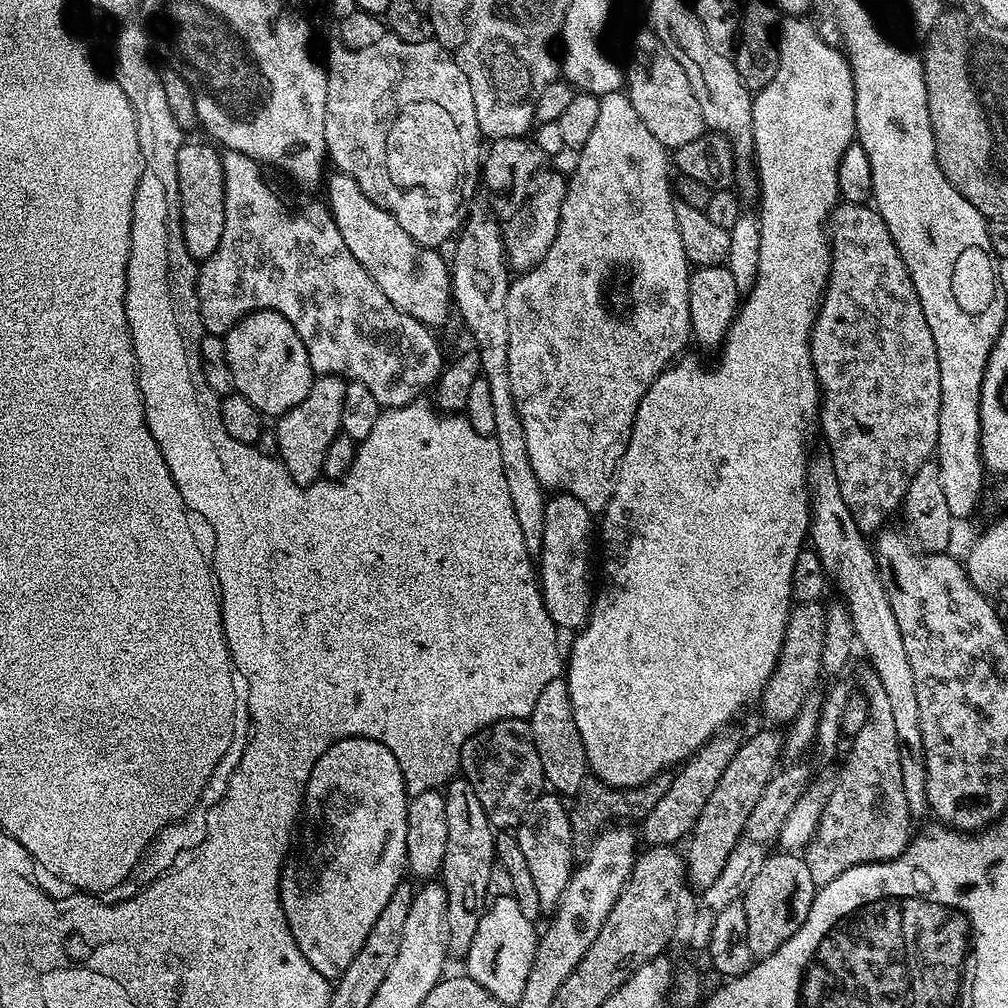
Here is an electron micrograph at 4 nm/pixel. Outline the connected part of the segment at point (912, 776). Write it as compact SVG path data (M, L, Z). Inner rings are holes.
M827 450L813 451L809 455L806 482L810 509L810 544L835 587L837 584L844 591L842 600L847 604L848 613L854 622L856 643L861 649L864 647L869 658L867 661L886 689L886 698L890 701L894 717L894 731L898 733L902 790L906 796L909 815L916 818L929 811L926 758L922 746L922 722L918 722L918 694L914 694L914 674L910 671L910 658L906 658L902 630L898 630L894 610L890 610L890 598L884 589L880 568L876 565L873 545L858 522L854 522L850 506L846 506L842 498L838 474L834 474L832 455Z

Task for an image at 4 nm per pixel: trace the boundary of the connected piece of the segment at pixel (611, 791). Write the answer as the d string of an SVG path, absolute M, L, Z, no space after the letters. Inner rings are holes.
M661 774L653 780L648 780L638 788L612 788L609 784L601 784L599 780L592 778L585 783L579 792L575 793L576 805L571 805L570 830L572 831L572 858L577 865L582 865L588 857L588 849L592 847L593 840L600 835L602 826L609 822L640 822L648 812L654 810L662 796L670 786L672 776Z

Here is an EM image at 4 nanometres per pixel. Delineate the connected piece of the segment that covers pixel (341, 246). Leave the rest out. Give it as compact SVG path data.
M238 150L221 151L220 158L222 174L224 175L225 229L222 230L222 238L218 248L199 265L196 273L196 297L198 298L200 320L204 324L205 333L209 336L223 336L244 316L249 316L258 308L269 308L286 317L294 326L294 330L298 330L298 338L302 338L302 342L306 346L313 373L322 376L342 376L348 382L354 380L362 382L385 409L400 408L404 404L411 404L421 395L420 391L423 388L431 389L446 367L446 359L444 360L443 354L440 353L440 344L436 341L435 334L432 333L435 331L418 318L414 318L398 306L394 306L394 302L390 302L390 298L386 298L386 294L382 294L382 290L374 282L374 278L358 262L358 258L354 258L354 254L350 254L350 246L346 246L331 211L321 203L322 205L314 205L309 212L291 212L280 201L279 194L272 192L271 186L264 181L264 176L260 173L262 171L261 165L257 161L250 159L249 156Z

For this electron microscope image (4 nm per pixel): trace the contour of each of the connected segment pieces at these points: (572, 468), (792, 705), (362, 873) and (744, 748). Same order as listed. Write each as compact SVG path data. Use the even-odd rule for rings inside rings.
M618 91L618 92L612 92L612 93L610 93L610 95L608 95L608 96L601 96L601 97L600 97L600 109L599 109L599 110L598 110L598 126L594 126L594 134L590 134L590 139L588 139L588 140L587 140L587 142L586 142L586 146L585 146L585 147L584 147L584 148L582 148L582 149L579 149L579 152L578 152L578 155L577 155L577 156L580 156L580 157L578 157L578 158L577 158L577 160L576 160L576 177L574 177L574 178L573 178L573 180L571 180L571 179L569 179L569 180L568 180L568 181L567 181L567 184L566 184L566 191L565 191L565 194L564 194L564 201L563 201L563 202L562 202L562 210L561 210L561 211L560 211L560 225L559 225L559 226L558 226L558 234L557 234L557 235L556 235L556 237L555 237L555 238L554 238L554 242L553 242L553 243L552 243L552 245L551 245L551 246L550 246L550 250L546 250L546 258L542 258L542 262L538 262L538 263L537 263L537 264L536 264L536 265L534 265L534 266L533 266L533 267L532 267L532 268L529 268L529 269L528 269L528 271L527 271L527 272L521 272L521 273L519 273L519 275L517 275L517 276L516 276L516 277L515 277L515 279L513 279L513 280L512 280L512 281L511 281L511 283L509 283L509 286L508 286L508 297L507 297L507 298L506 298L506 322L508 322L508 323L509 323L509 326L510 326L510 354L509 354L509 355L508 355L508 373L509 373L509 374L510 374L510 390L511 390L511 391L512 391L512 393L513 393L513 394L514 394L514 402L515 402L515 403L516 403L516 409L517 409L517 410L518 410L518 418L522 418L522 430L526 430L526 451L528 451L528 453L529 453L529 454L530 454L530 466L532 466L532 467L533 467L533 468L534 468L534 474L535 474L535 475L536 475L536 477L537 477L537 478L538 478L538 482L539 482L539 483L540 483L540 487L541 487L541 488L543 488L543 489L545 489L545 490L551 490L551 488L556 488L556 489L552 489L552 490L555 490L555 491L556 491L556 492L557 492L557 493L560 493L560 494L567 494L567 495L569 495L569 496L573 496L573 497L574 497L574 498L578 498L578 502L582 502L582 506L586 506L586 510L587 510L587 511L588 511L588 512L591 512L591 513L593 513L593 514L600 514L600 513L603 513L603 511L604 511L604 509L605 509L605 508L607 508L607 506L608 506L608 503L609 503L609 502L610 502L610 498L611 498L611 497L612 497L612 485L613 485L613 484L615 484L615 483L616 483L616 470L617 470L617 468L619 468L619 466L620 466L620 459L622 459L622 457L624 457L624 451L625 451L625 450L626 450L626 446L627 446L627 445L628 445L628 443L629 443L629 442L630 442L630 434L631 434L631 433L632 433L632 427L633 427L633 426L634 426L634 418L635 418L635 417L636 417L636 411L637 411L637 410L638 410L638 406L639 406L639 405L640 405L640 403L641 403L641 402L642 402L642 398L643 398L643 397L644 397L644 395L645 395L645 394L646 394L646 390L650 390L650 386L651 386L651 385L652 385L652 383L653 383L653 382L654 382L654 378L658 378L658 377L659 377L659 376L660 376L660 375L661 375L661 374L663 374L663 372L664 372L664 370L665 370L665 368L667 368L667 367L668 367L668 365L669 365L669 364L671 364L671 363L673 363L673 361L675 361L675 360L676 360L676 359L677 359L677 357L679 357L679 356L680 356L680 355L681 355L681 353L683 353L683 352L684 352L684 351L685 351L685 349L684 349L684 350L683 350L683 348L684 348L684 347L686 347L686 346L687 346L687 344L690 344L690 337L691 337L691 334L692 334L692 327L691 327L691 326L690 326L690 306L689 306L689 305L688 305L688 277L689 277L689 275L690 275L690 265L689 265L689 263L688 263L688 255L687 255L687 254L686 254L686 250L685 250L685 249L684 249L684 247L683 247L683 246L682 246L682 234L678 234L678 226L677 226L677 225L676 225L676 204L675 204L675 203L674 203L674 188L673 188L673 185L672 185L672 184L671 184L671 183L670 183L670 176L669 176L669 180L668 180L668 168L669 168L669 172L670 172L670 156L669 156L669 153L668 153L668 152L667 152L667 151L666 151L666 150L665 150L665 149L664 149L664 148L663 148L663 147L662 147L662 146L661 146L661 145L660 145L660 143L659 143L659 142L658 142L658 138L654 138L654 134L650 134L650 130L646 130L646 122L642 122L642 118L638 118L638 110L634 110L634 106L633 106L633 105L632 105L632 104L631 104L631 102L629 102L629 101L628 101L628 97L627 97L627 95L625 95L625 93L624 93L624 92L623 92L623 91ZM615 272L625 272L625 274L626 274L626 275L628 275L628 304L629 304L629 306L630 306L630 307L632 307L632 320L631 320L631 318L630 318L630 317L628 317L628 316L627 316L627 314L626 314L626 313L624 313L624 312L611 312L611 310L610 310L610 309L608 309L608 308L607 308L607 306L606 306L606 305L604 305L604 287L606 287L606 286L607 286L607 284L608 284L608 283L610 283L610 282L611 282L611 280L612 280L612 275L614 275L614 274L615 274Z
M806 602L796 604L788 613L788 625L782 642L782 650L770 678L766 682L763 693L758 701L759 707L764 707L764 716L776 726L787 726L796 719L796 715L802 710L804 704L809 703L812 690L816 682L822 678L822 650L826 642L826 608L820 602Z
M361 736L339 740L338 743L332 744L325 750L322 758L318 758L314 770L310 770L310 778L304 787L302 808L306 816L308 812L310 823L316 824L320 820L320 848L318 845L312 844L308 848L308 853L297 864L285 863L280 874L280 905L286 914L286 922L294 934L294 942L298 942L298 950L302 950L302 954L306 954L306 962L310 962L310 966L314 966L314 970L318 970L318 974L325 976L329 982L335 981L344 973L346 966L350 966L350 962L354 962L354 954L358 954L358 950L362 950L362 942L366 942L366 934L370 934L370 926L374 926L378 914L382 914L386 902L390 902L390 894L394 894L394 890L402 883L403 876L400 875L405 875L408 862L406 858L406 822L408 821L409 799L409 794L404 789L404 779L402 770L398 766L398 760L394 758L394 754L390 754L390 750L385 744L377 740Z
M776 728L752 733L742 743L736 756L724 770L714 792L698 814L696 824L687 837L688 852L686 851L686 880L696 890L703 890L722 873L730 852L742 835L746 820L753 813L758 798L762 797L764 788L776 773L776 757L783 755L783 733Z

